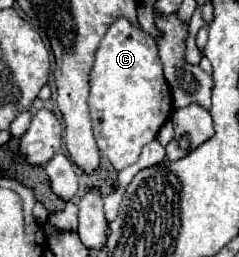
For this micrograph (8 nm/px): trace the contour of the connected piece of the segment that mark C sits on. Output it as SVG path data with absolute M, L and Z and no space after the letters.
M117 19L101 39L91 71L89 109L97 145L117 171L137 161L141 149L157 137L161 125L171 115L173 101L163 77L157 43L125 19Z

